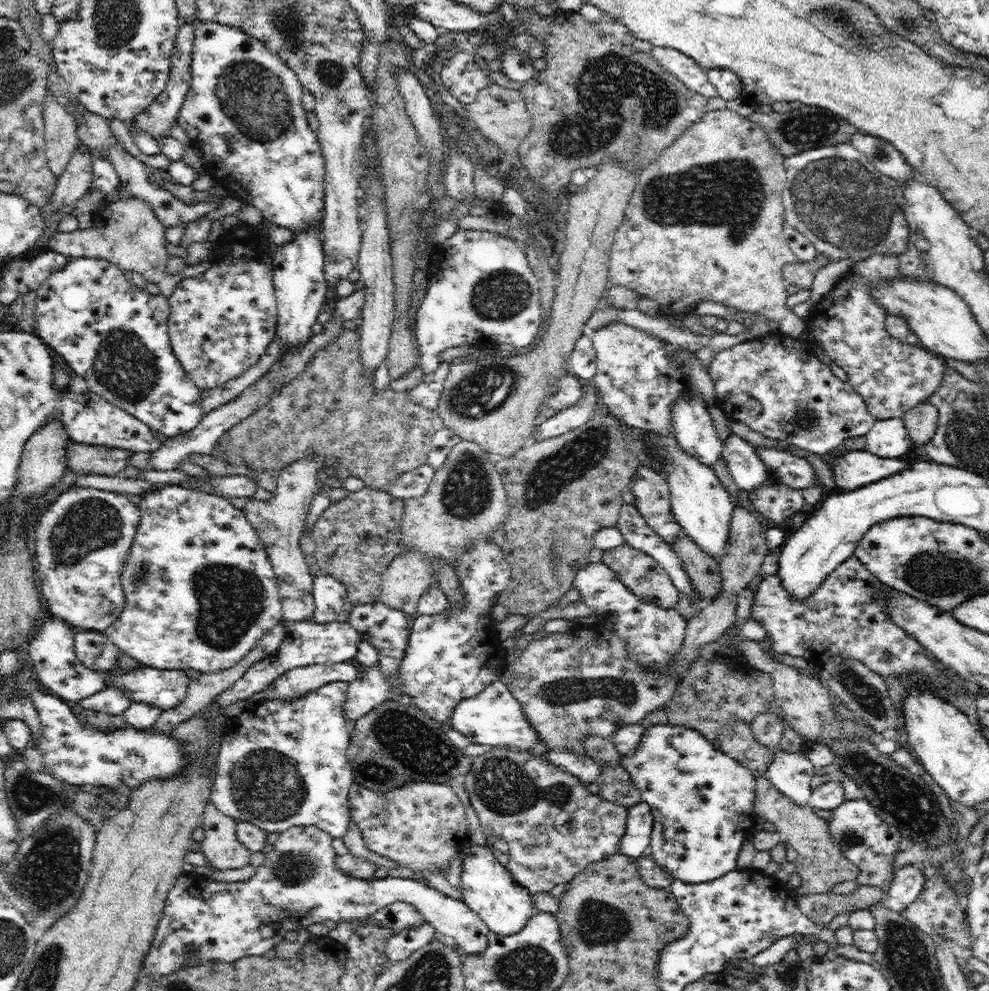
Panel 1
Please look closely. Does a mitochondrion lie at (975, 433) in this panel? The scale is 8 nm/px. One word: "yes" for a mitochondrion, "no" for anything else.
yes

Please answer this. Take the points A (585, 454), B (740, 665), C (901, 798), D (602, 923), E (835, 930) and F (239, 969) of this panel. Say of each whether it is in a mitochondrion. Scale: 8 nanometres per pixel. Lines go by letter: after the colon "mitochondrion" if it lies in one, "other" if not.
A: mitochondrion
B: other
C: mitochondrion
D: mitochondrion
E: other
F: other

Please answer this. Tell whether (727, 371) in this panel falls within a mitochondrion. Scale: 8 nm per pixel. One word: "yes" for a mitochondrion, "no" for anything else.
no

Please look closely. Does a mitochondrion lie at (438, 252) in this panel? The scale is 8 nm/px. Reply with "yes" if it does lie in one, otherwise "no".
no

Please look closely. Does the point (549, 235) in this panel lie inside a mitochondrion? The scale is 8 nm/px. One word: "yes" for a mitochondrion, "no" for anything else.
no

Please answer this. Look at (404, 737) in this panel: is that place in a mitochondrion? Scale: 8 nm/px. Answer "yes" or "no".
yes

